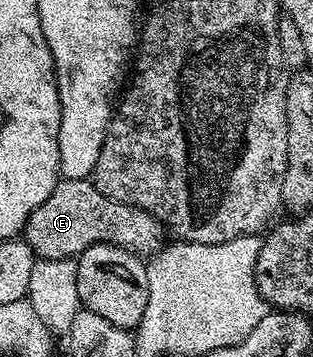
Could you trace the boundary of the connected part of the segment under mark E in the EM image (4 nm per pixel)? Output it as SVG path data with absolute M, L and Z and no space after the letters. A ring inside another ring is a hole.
M61 178L54 185L50 197L46 197L46 201L30 213L22 238L30 245L37 260L75 260L95 243L113 243L135 251L141 257L148 257L165 246L166 232L150 213L106 197L106 193L99 191L91 178Z

